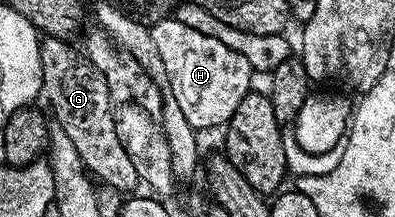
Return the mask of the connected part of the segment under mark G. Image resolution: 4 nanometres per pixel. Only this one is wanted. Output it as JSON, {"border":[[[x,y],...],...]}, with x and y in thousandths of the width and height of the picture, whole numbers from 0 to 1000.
{"border":[[[132,171],[99,198],[109,447],[119,452],[132,498],[139,567],[190,668],[220,797],[311,894],[332,889],[352,857],[354,825],[294,627],[281,373],[266,327],[241,313],[228,272],[203,249],[190,258],[172,207],[165,180]]]}

